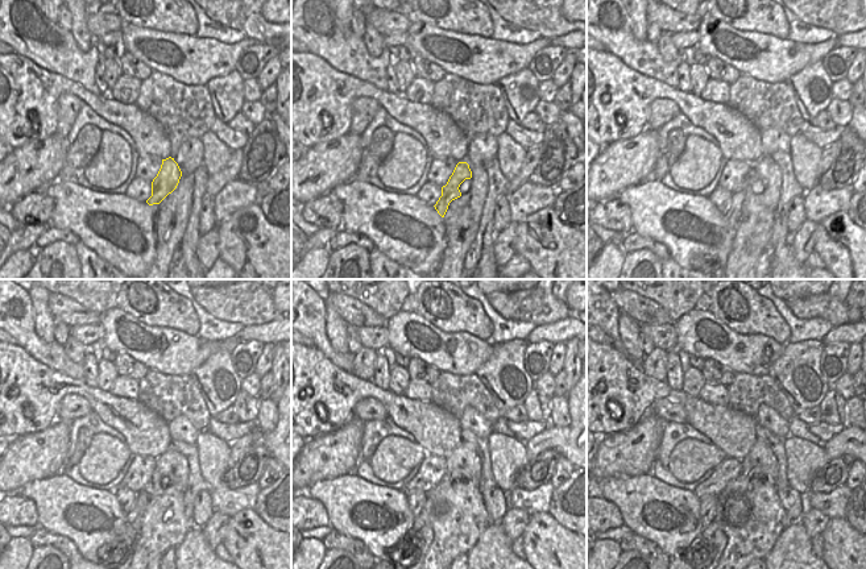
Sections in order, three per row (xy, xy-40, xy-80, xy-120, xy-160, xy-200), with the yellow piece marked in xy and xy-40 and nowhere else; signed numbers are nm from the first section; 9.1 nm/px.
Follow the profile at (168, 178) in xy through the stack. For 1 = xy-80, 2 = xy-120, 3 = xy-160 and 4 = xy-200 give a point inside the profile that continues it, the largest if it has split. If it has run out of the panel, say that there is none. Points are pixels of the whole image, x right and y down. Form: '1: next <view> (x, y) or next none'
1: next xy-80 (738, 196)
2: next xy-120 (133, 520)
3: next xy-160 (421, 532)
4: next xy-200 (712, 536)

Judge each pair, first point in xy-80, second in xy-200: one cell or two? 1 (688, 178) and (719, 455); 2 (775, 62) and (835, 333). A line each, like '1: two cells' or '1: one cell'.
1: one cell
2: two cells

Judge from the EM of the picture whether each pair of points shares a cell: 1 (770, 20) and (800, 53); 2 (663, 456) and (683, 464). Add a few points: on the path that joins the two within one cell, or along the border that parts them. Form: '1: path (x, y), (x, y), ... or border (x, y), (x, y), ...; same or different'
1: border (755, 30), (787, 38); different
2: border (692, 437), (683, 439), (672, 449), (667, 468); different

